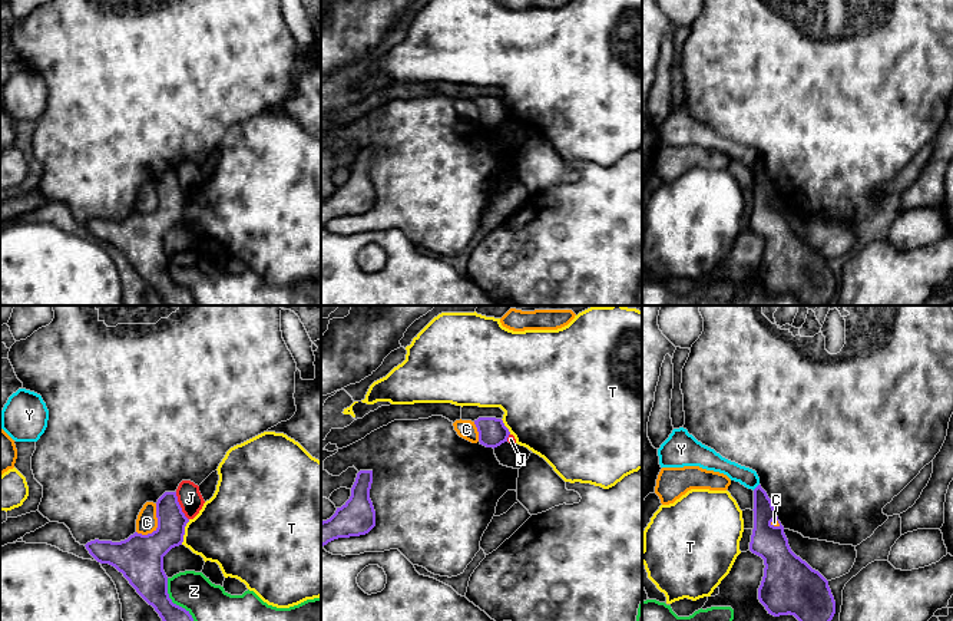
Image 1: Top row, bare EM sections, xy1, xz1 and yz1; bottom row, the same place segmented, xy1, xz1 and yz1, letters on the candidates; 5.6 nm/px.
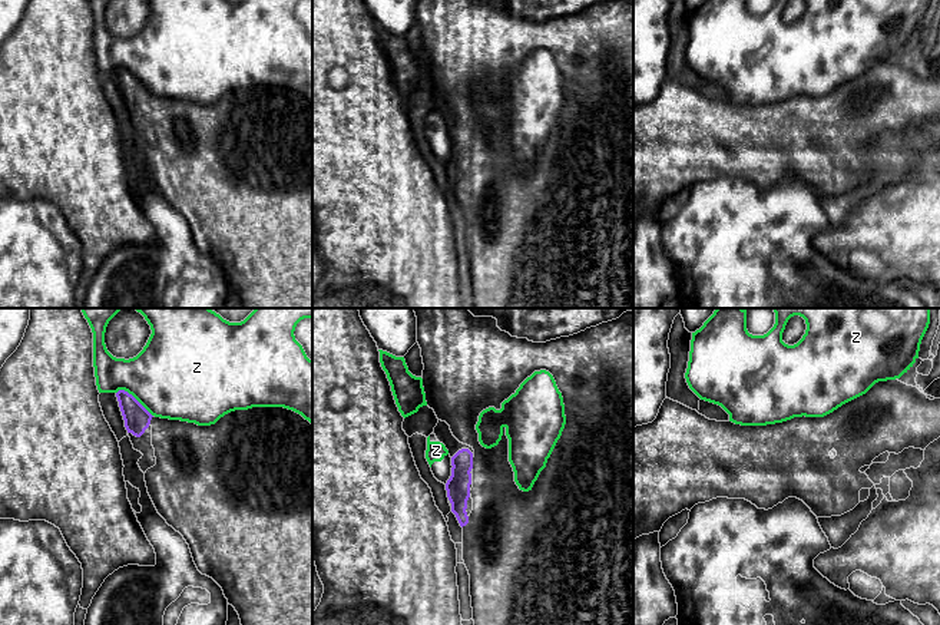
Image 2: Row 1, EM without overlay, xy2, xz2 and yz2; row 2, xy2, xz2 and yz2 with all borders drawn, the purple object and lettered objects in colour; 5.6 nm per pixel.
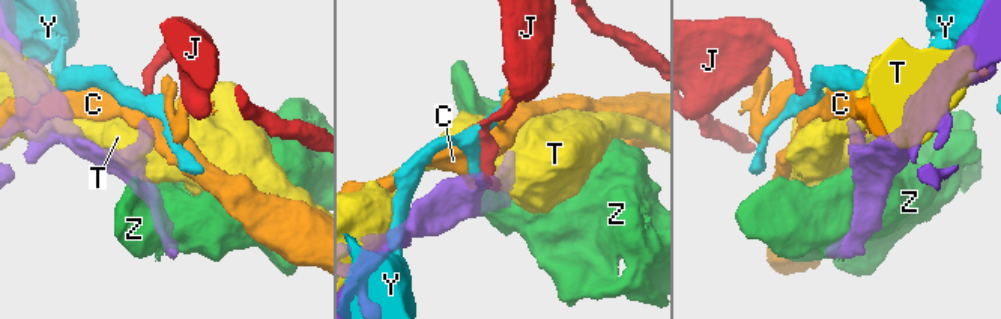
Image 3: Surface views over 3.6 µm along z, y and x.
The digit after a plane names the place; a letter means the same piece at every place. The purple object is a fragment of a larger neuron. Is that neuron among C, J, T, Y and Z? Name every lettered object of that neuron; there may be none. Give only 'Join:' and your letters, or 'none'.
Join: none

